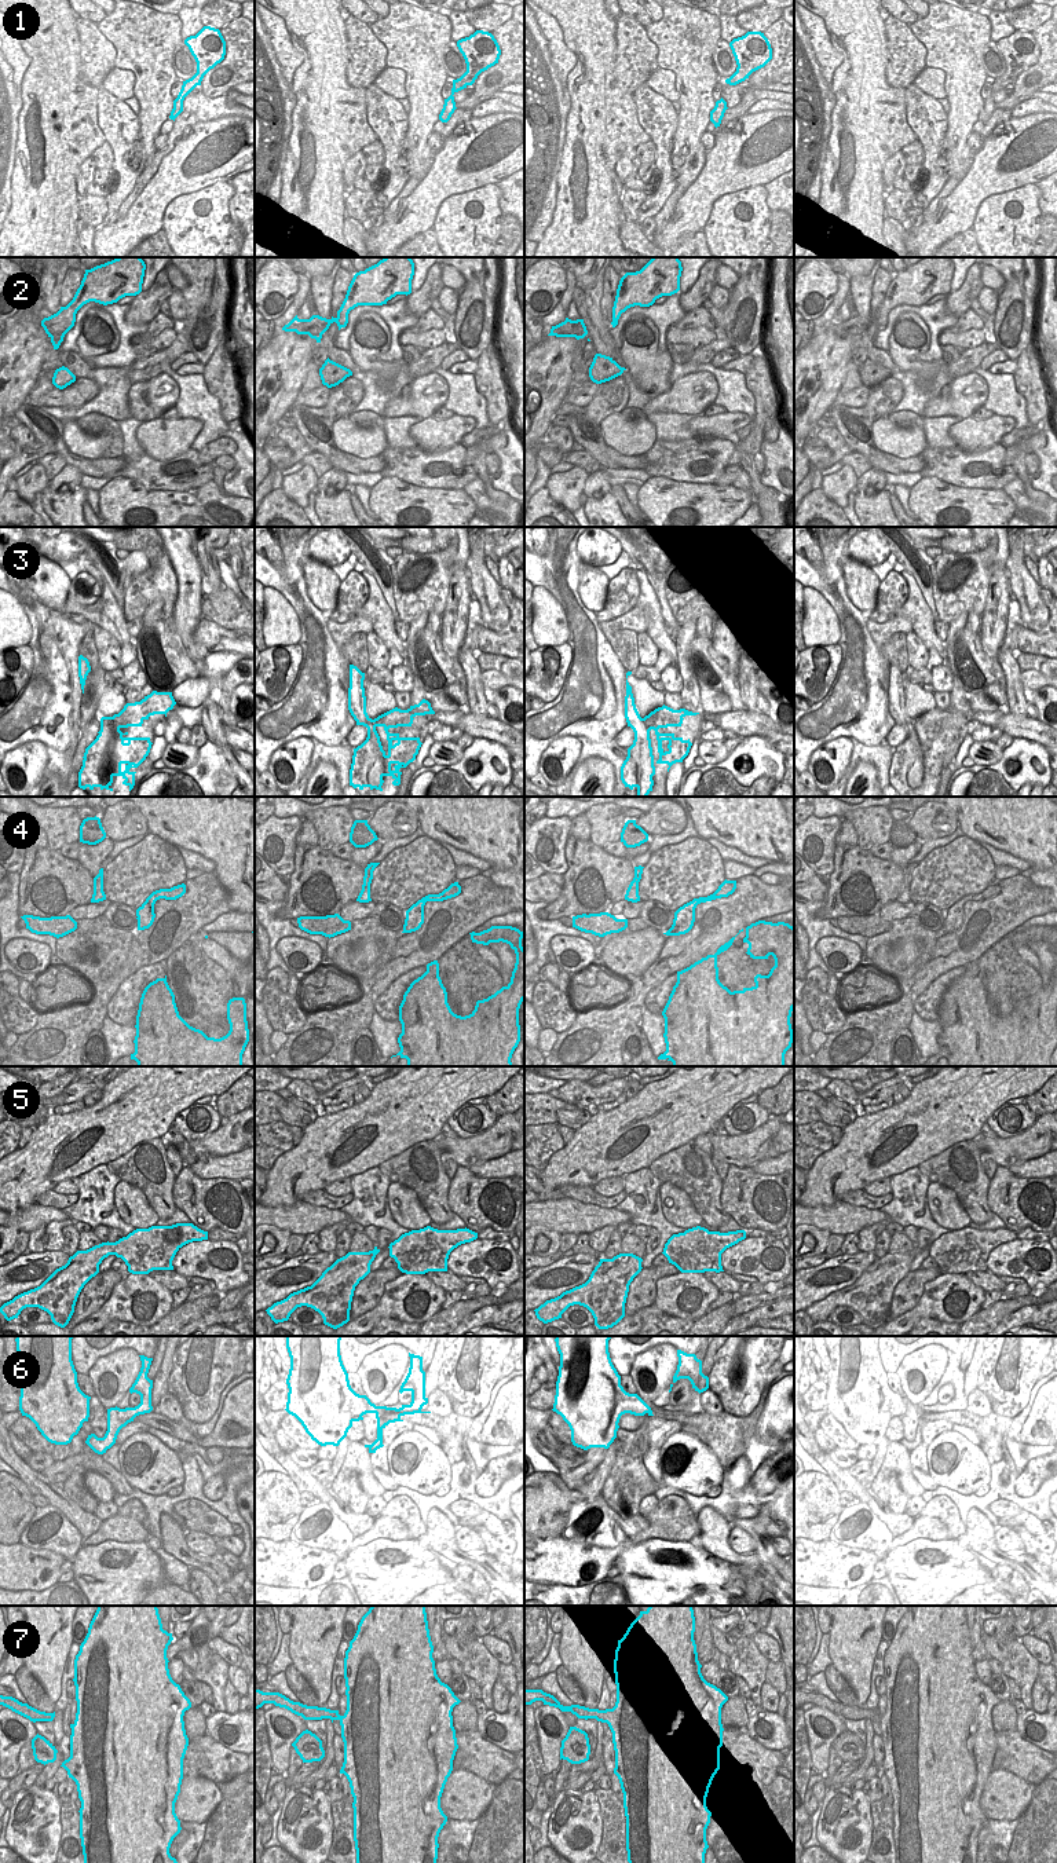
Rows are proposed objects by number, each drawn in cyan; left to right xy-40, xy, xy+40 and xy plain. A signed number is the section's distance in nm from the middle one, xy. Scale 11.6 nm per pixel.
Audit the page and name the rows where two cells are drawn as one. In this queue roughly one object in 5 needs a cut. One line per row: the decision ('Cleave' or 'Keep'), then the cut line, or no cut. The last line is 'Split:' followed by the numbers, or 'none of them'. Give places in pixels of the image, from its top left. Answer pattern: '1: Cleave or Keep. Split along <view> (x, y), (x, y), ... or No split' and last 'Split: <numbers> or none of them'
1: Keep. No split
2: Keep. No split
3: Cleave. Split along xy+40 (644, 718), (628, 725)
4: Keep. No split
5: Keep. No split
6: Keep. No split
7: Keep. No split
Split: 3.

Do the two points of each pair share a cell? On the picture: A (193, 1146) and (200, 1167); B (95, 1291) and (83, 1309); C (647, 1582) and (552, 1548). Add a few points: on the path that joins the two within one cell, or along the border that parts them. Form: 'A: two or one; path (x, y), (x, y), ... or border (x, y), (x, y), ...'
A: two; border (229, 1153), (200, 1155), (193, 1163), (185, 1166)
B: one; path (94, 1295), (86, 1305)
C: two; border (646, 1540), (628, 1547), (615, 1558)

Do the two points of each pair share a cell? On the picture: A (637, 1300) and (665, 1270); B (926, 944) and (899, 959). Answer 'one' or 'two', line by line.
A: one
B: two

